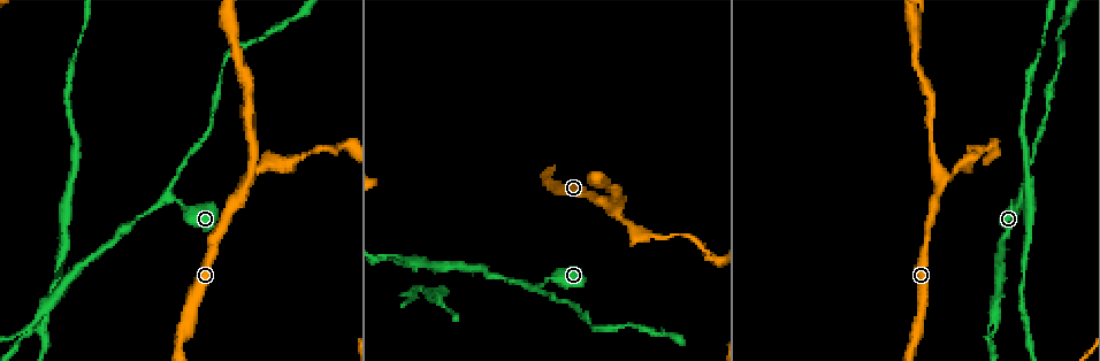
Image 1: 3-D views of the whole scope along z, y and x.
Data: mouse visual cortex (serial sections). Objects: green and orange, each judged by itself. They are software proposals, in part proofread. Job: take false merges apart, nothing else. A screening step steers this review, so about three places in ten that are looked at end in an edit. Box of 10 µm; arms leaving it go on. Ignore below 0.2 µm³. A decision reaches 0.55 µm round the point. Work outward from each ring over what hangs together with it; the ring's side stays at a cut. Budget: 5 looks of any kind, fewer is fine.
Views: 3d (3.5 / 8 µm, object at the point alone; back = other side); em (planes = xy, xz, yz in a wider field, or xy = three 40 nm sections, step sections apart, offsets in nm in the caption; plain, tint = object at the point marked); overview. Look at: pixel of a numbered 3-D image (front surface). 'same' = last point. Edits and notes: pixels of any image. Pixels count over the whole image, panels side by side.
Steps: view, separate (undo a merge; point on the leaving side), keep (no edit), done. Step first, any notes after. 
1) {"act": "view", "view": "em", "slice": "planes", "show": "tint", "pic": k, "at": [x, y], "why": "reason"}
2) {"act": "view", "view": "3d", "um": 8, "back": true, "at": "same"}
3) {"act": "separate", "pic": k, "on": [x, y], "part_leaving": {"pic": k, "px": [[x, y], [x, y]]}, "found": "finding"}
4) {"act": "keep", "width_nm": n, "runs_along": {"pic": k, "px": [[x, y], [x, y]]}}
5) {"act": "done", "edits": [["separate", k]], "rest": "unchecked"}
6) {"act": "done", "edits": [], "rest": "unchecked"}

{"act": "view", "view": "em", "slice": "planes", "show": "tint", "pic": 1, "at": [539, 285], "why": "sharp bend"}

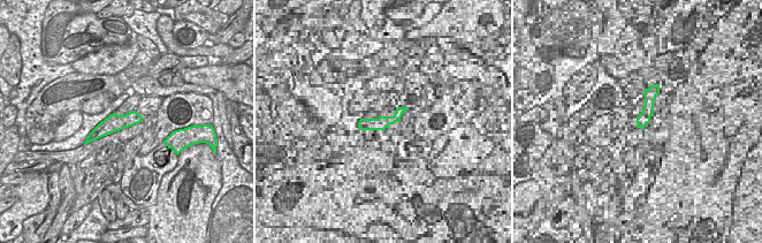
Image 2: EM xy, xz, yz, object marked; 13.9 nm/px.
{"act": "view", "view": "3d", "um": 3.5, "back": true, "at": "same"}

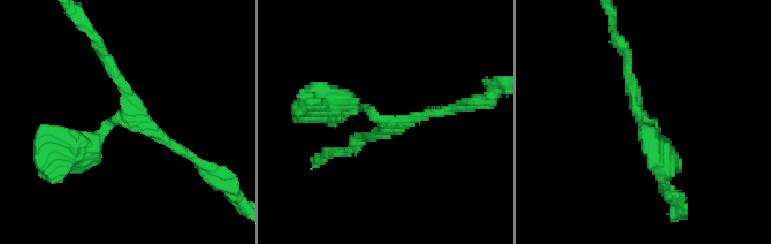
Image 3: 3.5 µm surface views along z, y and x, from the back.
{"act": "keep", "runs_along": {"pic": 3, "px": [[325, 101], [384, 122], [448, 111]]}, "found": "one cell here"}

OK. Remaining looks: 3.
{"act": "view", "view": "3d", "um": 8, "pic": 1, "at": [941, 179], "why": "three-way junction"}

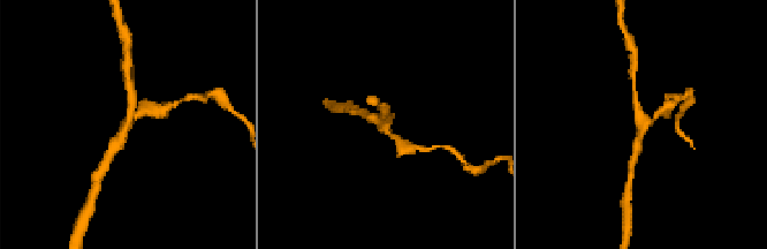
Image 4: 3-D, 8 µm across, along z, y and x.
{"act": "view", "view": "em", "slice": "xy", "step": 2, "show": "tint", "at": "same"}

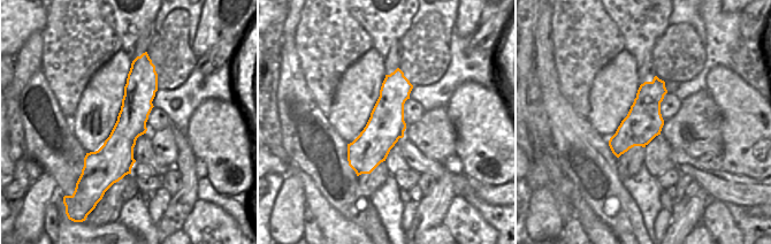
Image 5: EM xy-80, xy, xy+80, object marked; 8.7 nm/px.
{"act": "keep", "runs_along": {"pic": 4, "px": [[111, 152], [129, 121], [133, 93]]}, "found": "one cell here"}

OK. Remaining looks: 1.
{"act": "done", "edits": [], "rest": "unchecked"}

